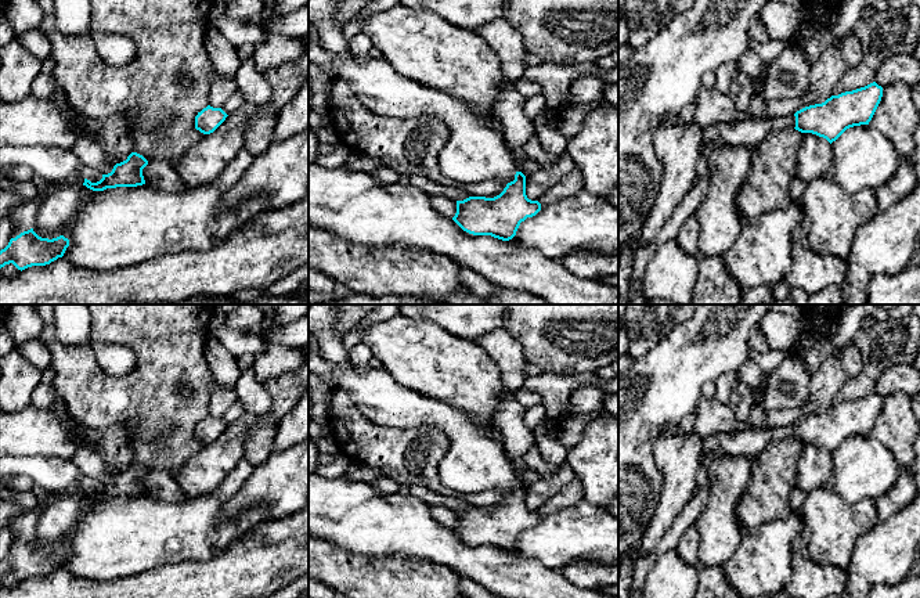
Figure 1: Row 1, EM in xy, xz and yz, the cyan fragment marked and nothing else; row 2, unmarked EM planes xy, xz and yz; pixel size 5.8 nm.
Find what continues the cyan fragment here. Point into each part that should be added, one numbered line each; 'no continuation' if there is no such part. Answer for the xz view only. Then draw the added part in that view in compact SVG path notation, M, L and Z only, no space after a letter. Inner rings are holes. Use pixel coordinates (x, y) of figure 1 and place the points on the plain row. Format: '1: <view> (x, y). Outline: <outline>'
1: xz (476, 463). Outline: M310 334L309 371L332 389L346 392L358 410L375 424L396 429L432 426L445 433L450 439L450 450L439 464L439 478L445 487L459 493L483 493L491 489L499 489L505 493L515 490L517 478L502 443L491 436L493 424L476 422L462 410L397 383L385 368L354 365L349 360L333 364L321 354L320 349L313 347Z

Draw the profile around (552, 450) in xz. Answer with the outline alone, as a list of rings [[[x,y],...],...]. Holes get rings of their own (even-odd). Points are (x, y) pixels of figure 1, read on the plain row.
[[[545,417],[531,432],[544,461],[560,466],[566,464],[569,450],[552,435],[551,425],[552,418]]]

